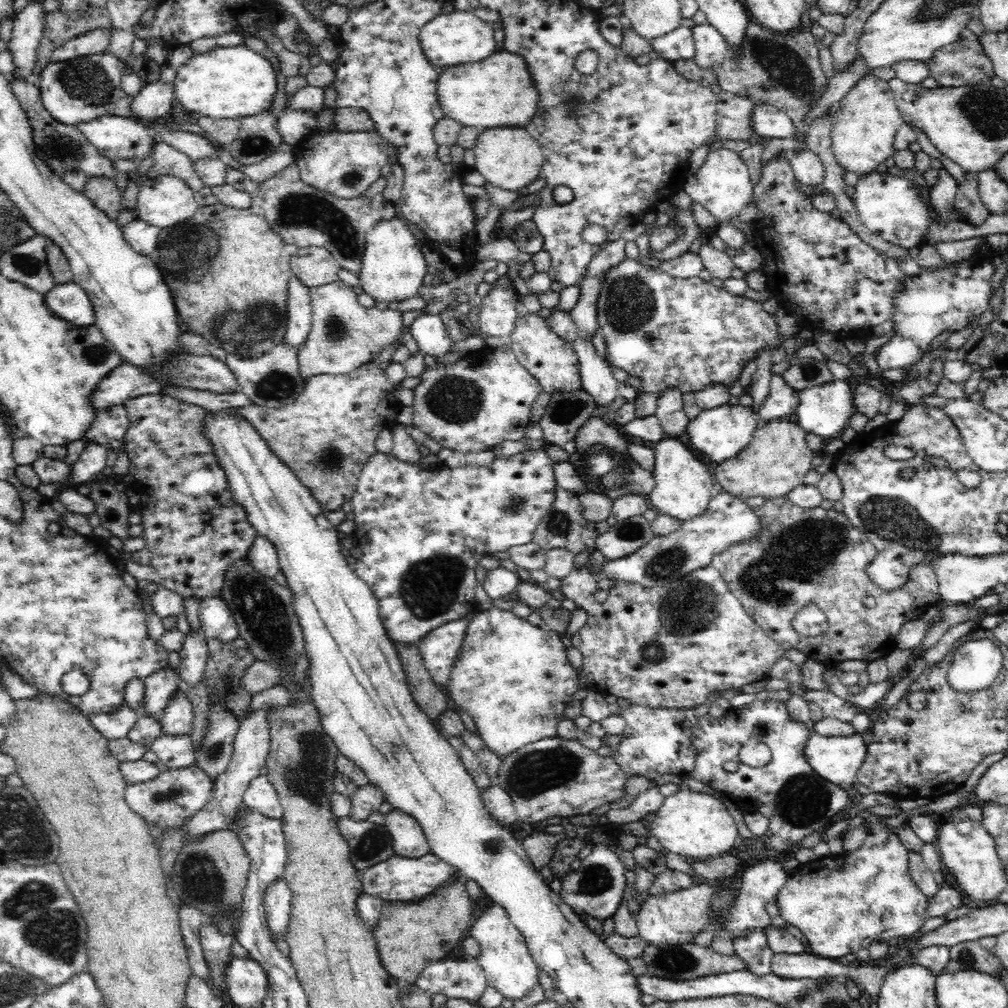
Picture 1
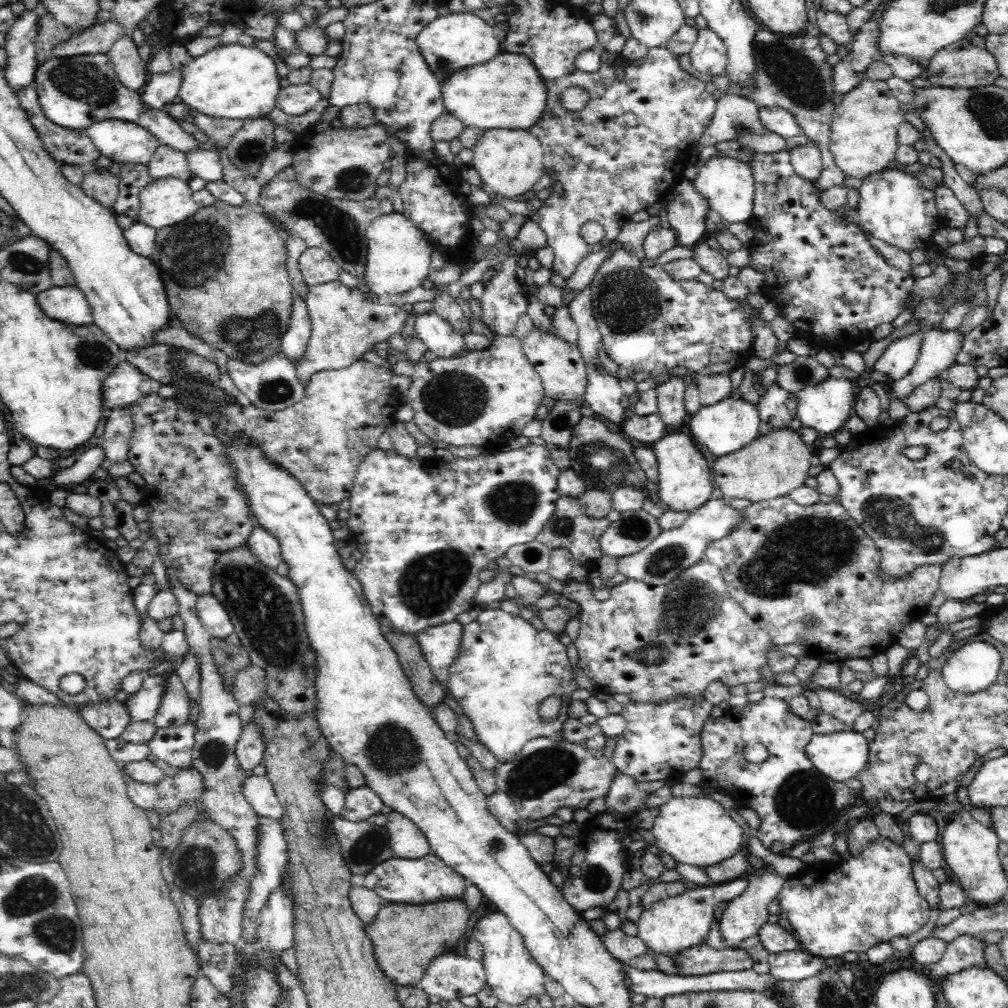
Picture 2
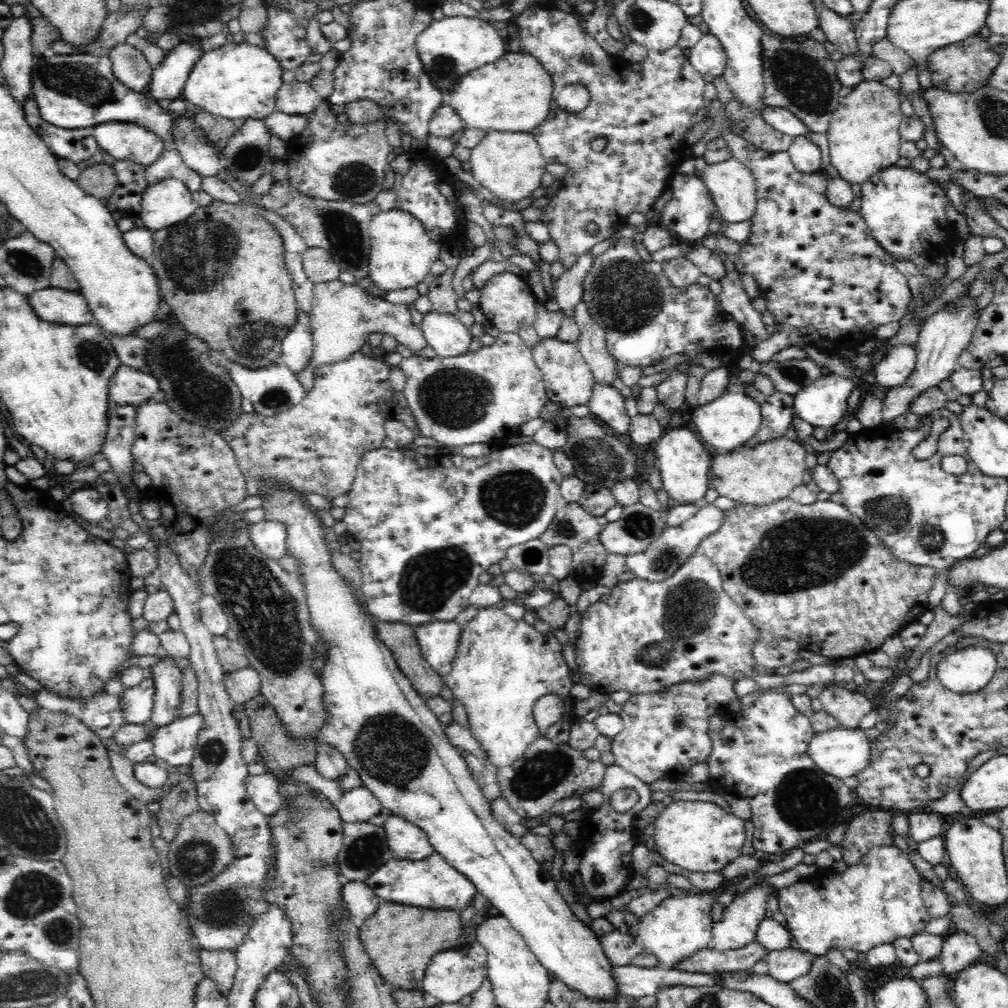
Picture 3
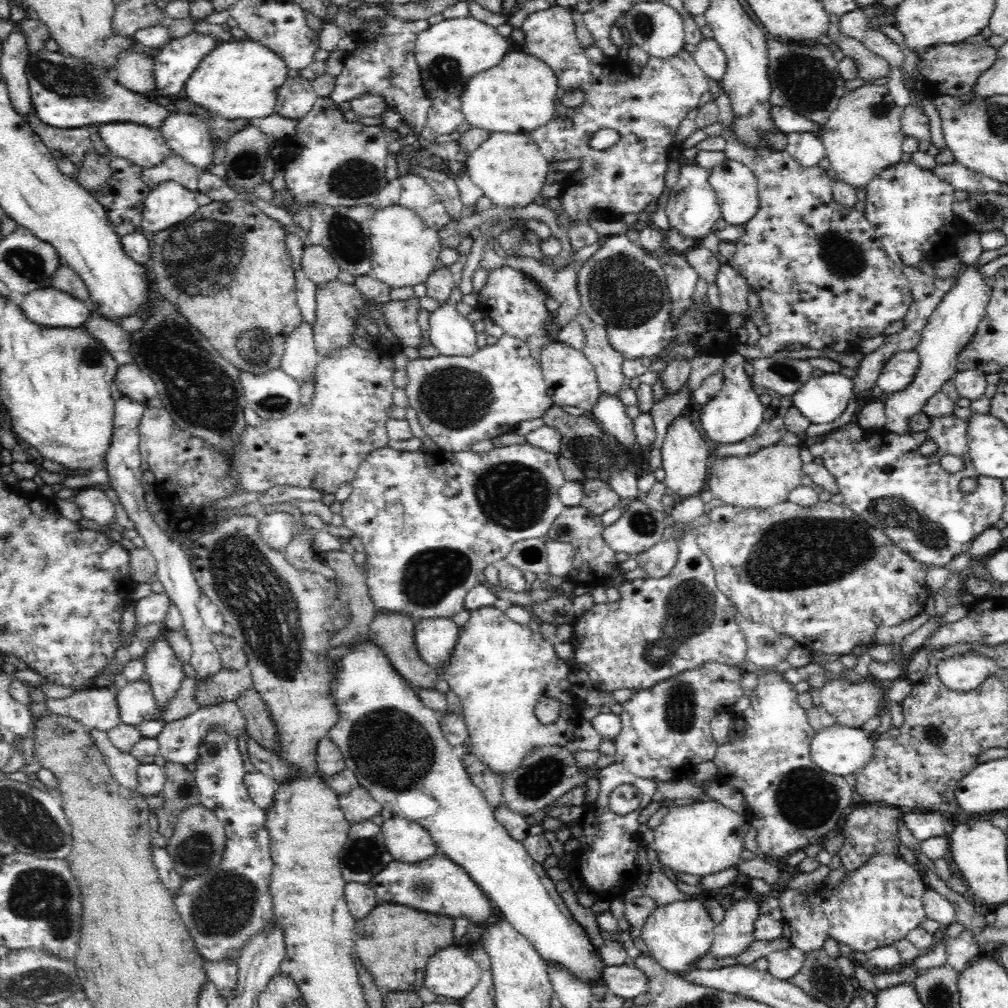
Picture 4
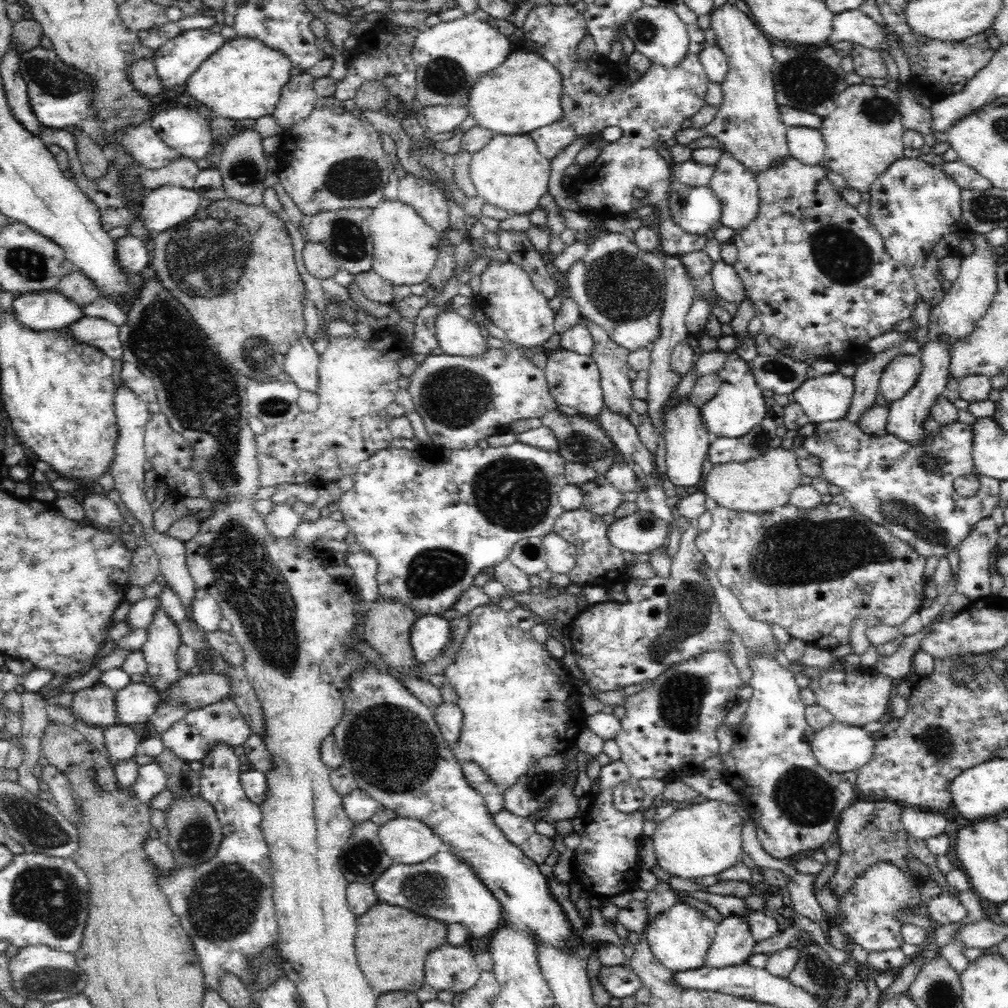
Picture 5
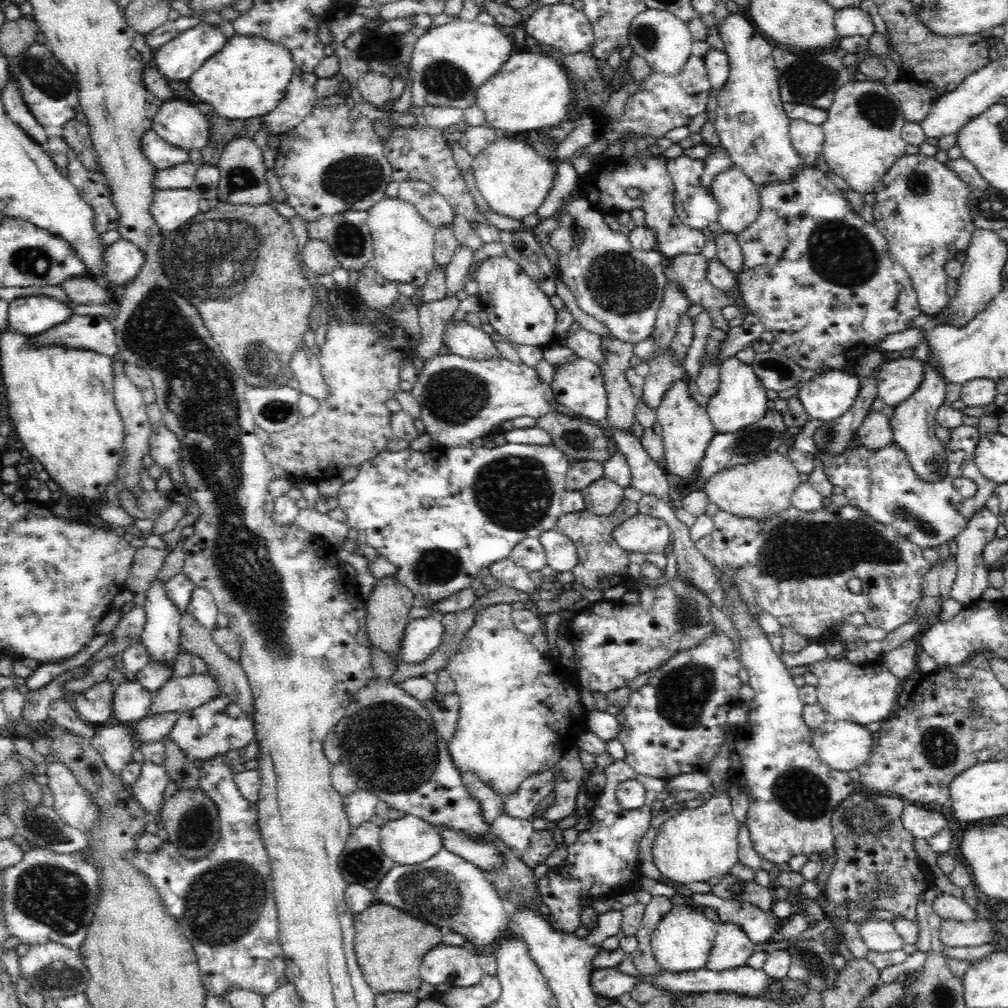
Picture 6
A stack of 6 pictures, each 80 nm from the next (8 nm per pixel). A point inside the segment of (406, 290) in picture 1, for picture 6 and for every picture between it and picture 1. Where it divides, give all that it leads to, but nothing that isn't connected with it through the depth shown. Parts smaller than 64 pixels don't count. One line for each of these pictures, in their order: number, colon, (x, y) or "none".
2: (398, 257)
3: (402, 250)
4: (404, 252)
5: (405, 248)
6: (403, 242)

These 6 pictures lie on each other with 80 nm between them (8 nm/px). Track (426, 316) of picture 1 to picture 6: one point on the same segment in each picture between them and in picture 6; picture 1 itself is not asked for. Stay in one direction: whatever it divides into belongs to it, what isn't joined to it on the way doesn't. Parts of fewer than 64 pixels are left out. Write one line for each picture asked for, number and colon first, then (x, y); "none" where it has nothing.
2: (437, 335)
3: (445, 333)
4: (451, 333)
5: (457, 336)
6: (460, 338)

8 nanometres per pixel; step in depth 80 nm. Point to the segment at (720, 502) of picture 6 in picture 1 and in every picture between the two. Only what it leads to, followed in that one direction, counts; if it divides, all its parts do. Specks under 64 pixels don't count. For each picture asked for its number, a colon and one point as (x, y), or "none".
1: (775, 462)
2: (773, 465)
3: (769, 471)
4: (761, 480)
5: (761, 484)

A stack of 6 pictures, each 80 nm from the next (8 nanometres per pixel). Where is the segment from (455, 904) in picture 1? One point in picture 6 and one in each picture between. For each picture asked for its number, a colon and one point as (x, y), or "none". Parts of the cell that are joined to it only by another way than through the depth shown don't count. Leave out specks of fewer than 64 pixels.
2: (406, 938)
3: (400, 940)
4: (393, 942)
5: (392, 944)
6: (390, 945)

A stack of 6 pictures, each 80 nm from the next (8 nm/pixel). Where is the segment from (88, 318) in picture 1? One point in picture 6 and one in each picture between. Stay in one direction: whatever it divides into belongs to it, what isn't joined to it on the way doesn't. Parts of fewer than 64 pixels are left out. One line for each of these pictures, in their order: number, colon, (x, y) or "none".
2: (67, 304)
3: (53, 305)
4: (48, 307)
5: (44, 310)
6: (31, 315)

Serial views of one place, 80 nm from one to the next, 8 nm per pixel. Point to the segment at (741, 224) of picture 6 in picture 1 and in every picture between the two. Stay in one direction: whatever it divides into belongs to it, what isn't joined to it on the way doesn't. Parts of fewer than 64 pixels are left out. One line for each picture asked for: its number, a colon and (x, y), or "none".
1: (722, 184)
2: (728, 185)
3: (732, 186)
4: (735, 185)
5: (736, 188)

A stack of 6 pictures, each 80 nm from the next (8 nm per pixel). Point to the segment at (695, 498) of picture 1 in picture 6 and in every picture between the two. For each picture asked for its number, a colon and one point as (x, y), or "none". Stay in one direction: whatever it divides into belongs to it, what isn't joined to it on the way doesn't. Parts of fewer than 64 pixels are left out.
2: (684, 484)
3: (684, 462)
4: (685, 451)
5: (687, 438)
6: (687, 430)

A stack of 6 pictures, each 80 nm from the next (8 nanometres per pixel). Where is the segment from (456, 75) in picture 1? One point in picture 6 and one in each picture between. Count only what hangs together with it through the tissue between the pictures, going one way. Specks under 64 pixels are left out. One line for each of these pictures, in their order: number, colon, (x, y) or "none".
2: (507, 92)
3: (513, 94)
4: (518, 95)
5: (523, 94)
6: (531, 91)

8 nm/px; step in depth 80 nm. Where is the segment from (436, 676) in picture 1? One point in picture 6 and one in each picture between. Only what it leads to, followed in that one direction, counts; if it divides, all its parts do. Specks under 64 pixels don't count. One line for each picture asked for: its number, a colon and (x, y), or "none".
2: (440, 644)
3: (438, 640)
4: (435, 638)
5: (429, 634)
6: (421, 636)

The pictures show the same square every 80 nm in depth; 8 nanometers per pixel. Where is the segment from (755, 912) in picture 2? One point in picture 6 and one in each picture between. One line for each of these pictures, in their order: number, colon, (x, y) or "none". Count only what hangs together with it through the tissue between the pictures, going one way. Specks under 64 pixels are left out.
3: (739, 926)
4: (734, 934)
5: (733, 944)
6: (732, 948)

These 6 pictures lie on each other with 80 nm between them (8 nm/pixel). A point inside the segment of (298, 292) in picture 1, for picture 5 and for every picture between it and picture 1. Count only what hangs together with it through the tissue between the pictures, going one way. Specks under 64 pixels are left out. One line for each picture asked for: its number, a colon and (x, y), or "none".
2: (294, 343)
3: (297, 347)
4: (300, 359)
5: (301, 362)

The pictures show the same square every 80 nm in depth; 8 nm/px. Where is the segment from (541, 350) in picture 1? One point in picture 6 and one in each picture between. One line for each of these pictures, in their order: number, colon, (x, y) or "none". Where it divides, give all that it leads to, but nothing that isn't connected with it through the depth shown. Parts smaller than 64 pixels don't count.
2: (564, 374)
3: (569, 381)
4: (572, 380)
5: (574, 380)
6: (579, 386)

